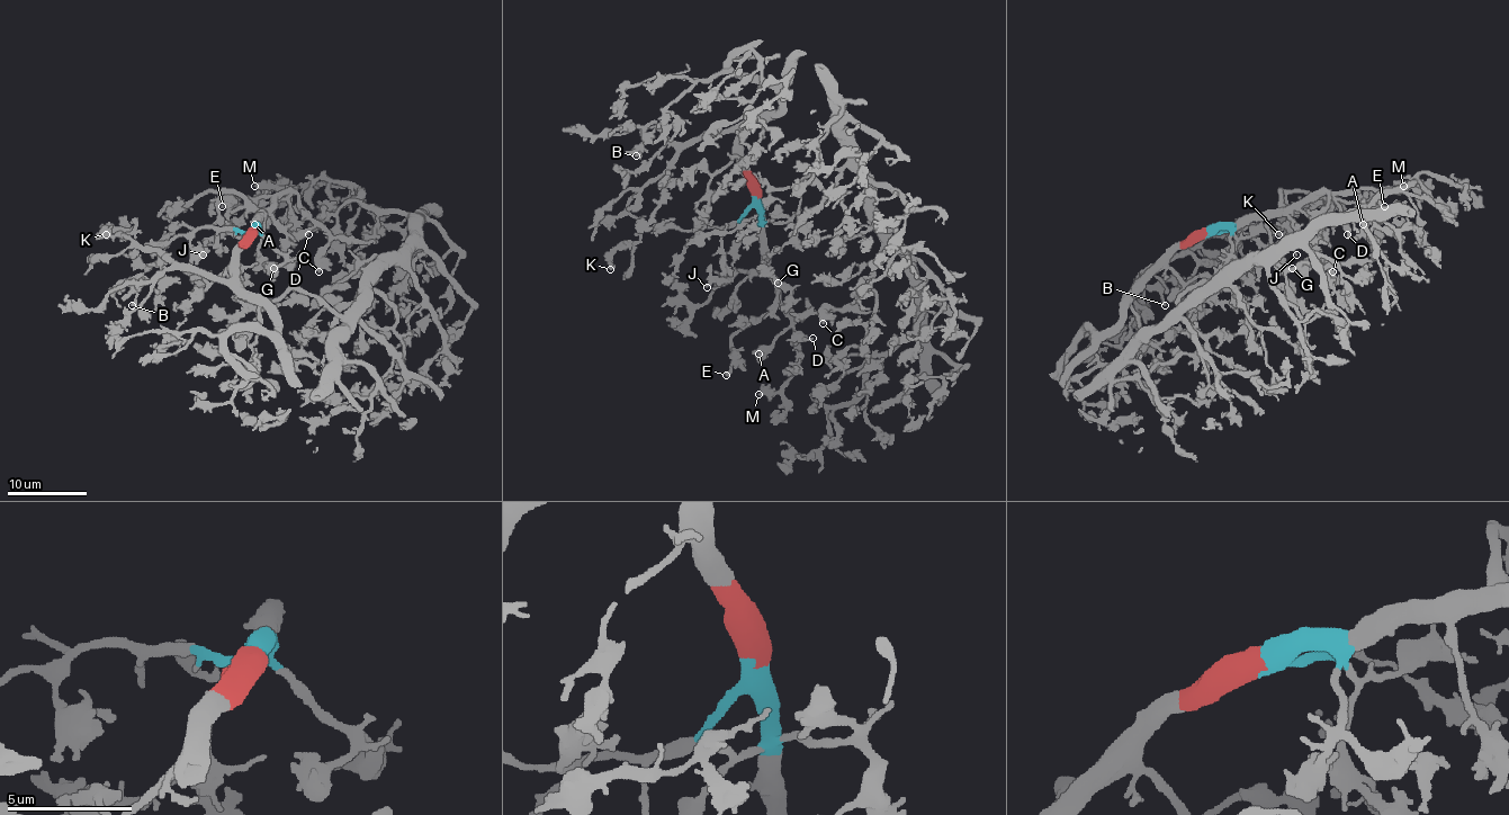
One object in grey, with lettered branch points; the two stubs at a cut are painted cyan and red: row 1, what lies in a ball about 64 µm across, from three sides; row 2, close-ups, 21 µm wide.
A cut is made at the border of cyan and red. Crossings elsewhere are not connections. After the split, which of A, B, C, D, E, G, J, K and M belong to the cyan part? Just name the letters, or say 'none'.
A, C, D, E, G, J, M

